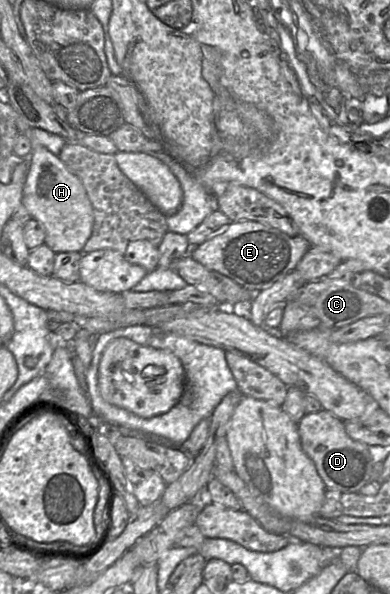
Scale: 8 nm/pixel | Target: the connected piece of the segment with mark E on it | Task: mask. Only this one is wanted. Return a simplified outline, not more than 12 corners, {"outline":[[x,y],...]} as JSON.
{"outline":[[242,220],[190,256],[246,289],[293,271],[311,244]]}

